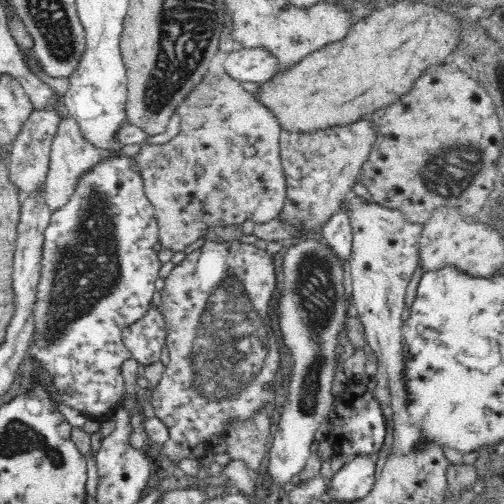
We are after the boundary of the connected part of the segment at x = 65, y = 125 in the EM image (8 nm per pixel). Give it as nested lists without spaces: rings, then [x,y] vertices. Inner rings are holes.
[[[66,116],[62,118],[60,126],[58,126],[58,132],[52,140],[52,146],[50,146],[50,158],[48,158],[48,164],[50,164],[50,170],[48,170],[48,178],[46,178],[46,188],[48,188],[48,206],[54,210],[54,208],[60,208],[72,194],[74,190],[74,182],[80,180],[82,174],[90,172],[96,164],[100,164],[102,160],[110,158],[110,152],[108,150],[102,150],[102,148],[96,148],[92,146],[84,134],[80,132],[78,124],[74,122],[74,118]]]

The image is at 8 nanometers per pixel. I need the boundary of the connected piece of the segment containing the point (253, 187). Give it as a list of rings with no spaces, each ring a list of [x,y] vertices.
[[[206,70],[202,80],[190,88],[178,116],[182,120],[182,130],[170,140],[170,144],[142,146],[140,154],[136,154],[146,196],[156,208],[160,248],[174,254],[188,252],[204,240],[206,230],[212,226],[242,226],[246,220],[252,220],[254,224],[268,222],[282,212],[286,198],[286,178],[280,160],[282,126],[272,110],[258,102],[258,96],[246,92],[240,80],[234,80],[224,70]]]

